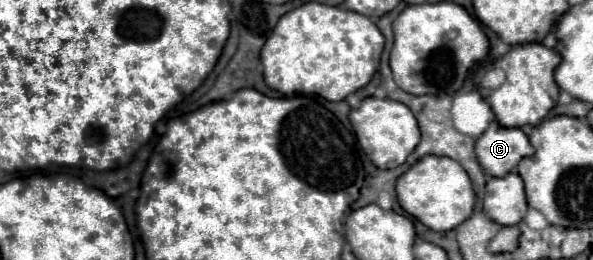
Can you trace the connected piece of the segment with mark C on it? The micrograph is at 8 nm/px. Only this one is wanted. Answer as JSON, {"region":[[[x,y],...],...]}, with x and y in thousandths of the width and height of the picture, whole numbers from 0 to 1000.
{"region":[[[836,465],[826,473],[820,512],[803,542],[803,604],[816,665],[830,681],[850,681],[860,665],[880,604],[901,596],[901,565],[890,527],[870,488],[840,488]]]}

